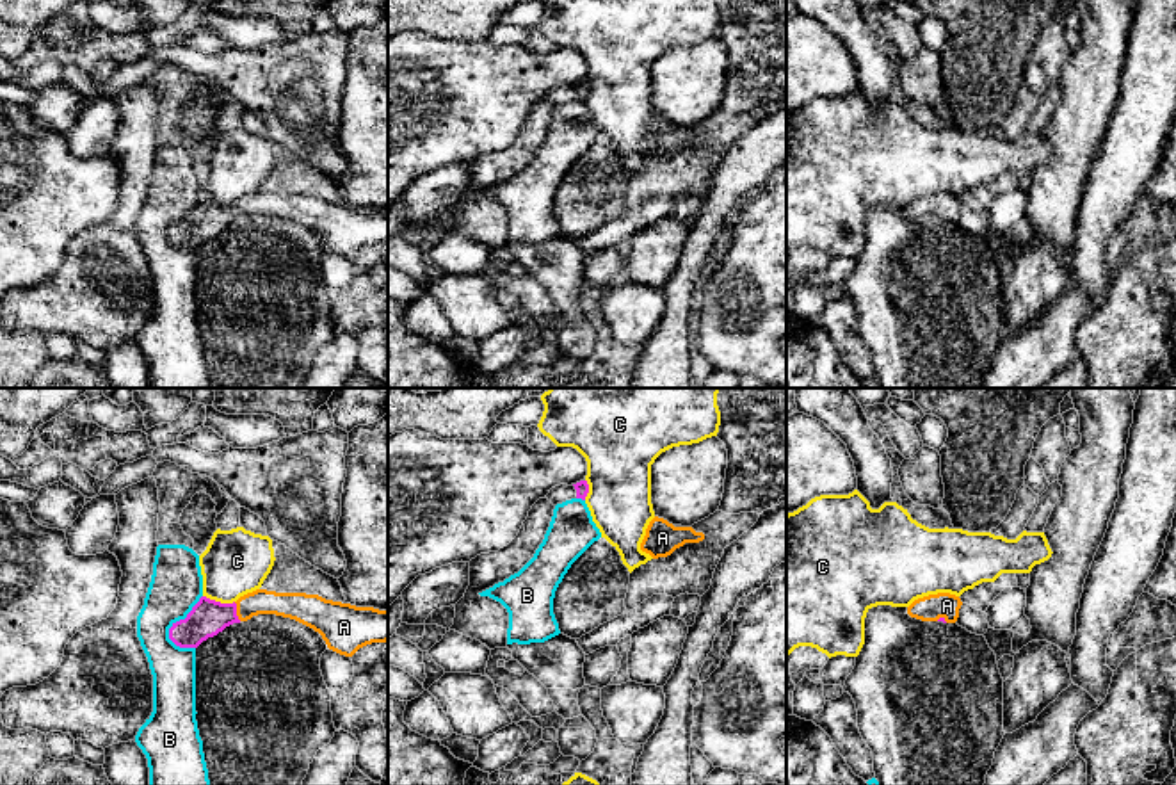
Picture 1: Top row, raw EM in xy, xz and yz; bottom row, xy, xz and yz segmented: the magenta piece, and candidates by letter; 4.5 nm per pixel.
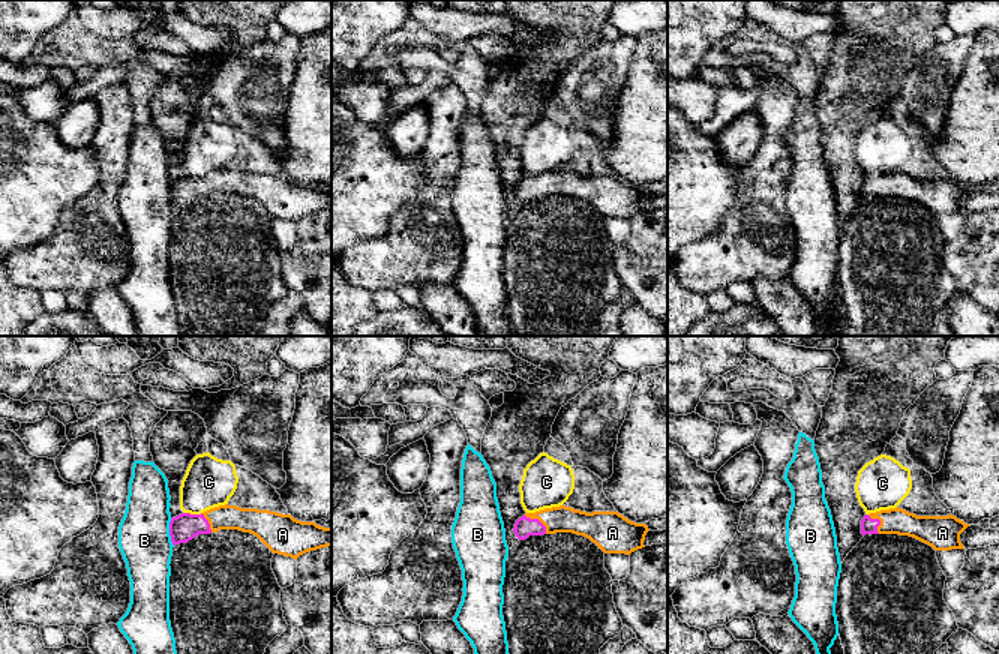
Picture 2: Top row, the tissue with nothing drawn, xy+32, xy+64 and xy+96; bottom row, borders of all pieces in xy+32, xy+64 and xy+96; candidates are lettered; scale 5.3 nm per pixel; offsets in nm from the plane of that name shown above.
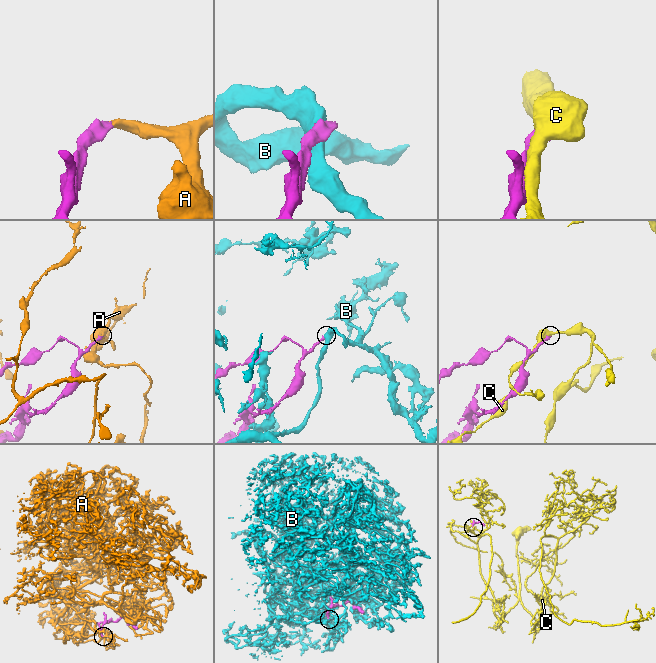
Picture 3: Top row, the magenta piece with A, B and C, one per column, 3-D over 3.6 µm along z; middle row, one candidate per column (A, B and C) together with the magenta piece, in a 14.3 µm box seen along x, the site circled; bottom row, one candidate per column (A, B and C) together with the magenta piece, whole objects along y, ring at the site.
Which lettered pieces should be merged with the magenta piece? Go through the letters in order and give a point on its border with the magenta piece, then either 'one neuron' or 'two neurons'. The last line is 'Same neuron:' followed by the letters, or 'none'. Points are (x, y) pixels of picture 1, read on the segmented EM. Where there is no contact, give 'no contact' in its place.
A: xy (235, 611) | one neuron
B: xy (180, 620) | two neurons
C: xy (219, 602) | two neurons
Same neuron: A

